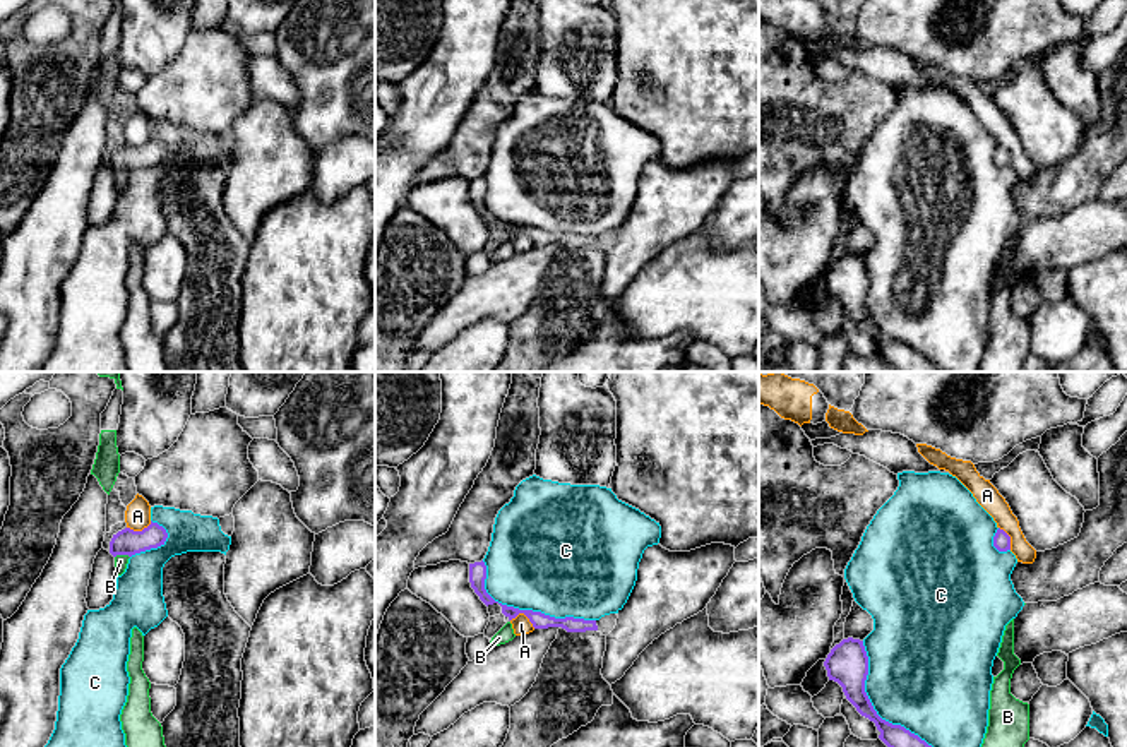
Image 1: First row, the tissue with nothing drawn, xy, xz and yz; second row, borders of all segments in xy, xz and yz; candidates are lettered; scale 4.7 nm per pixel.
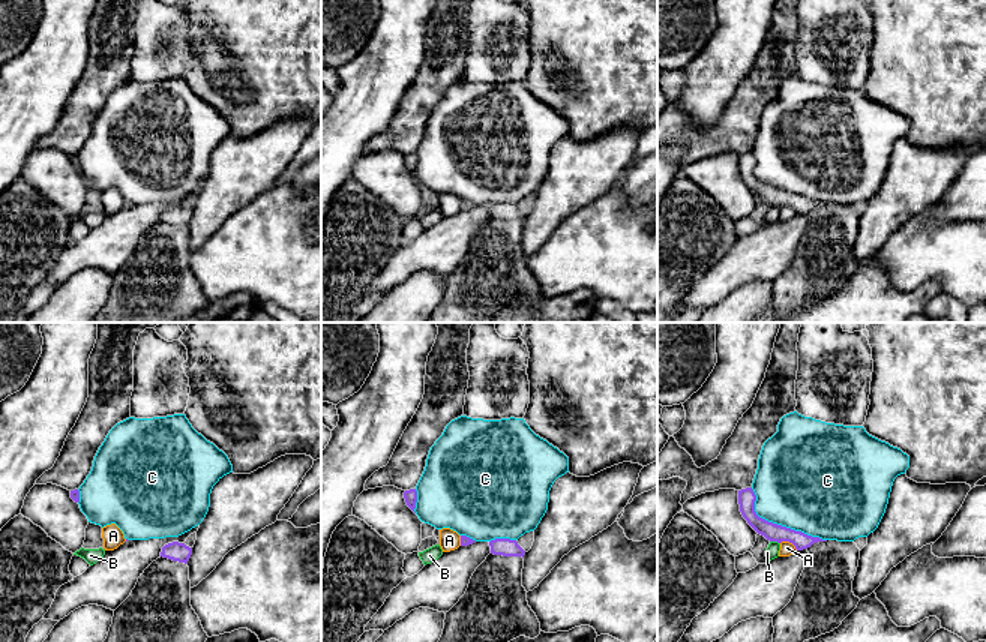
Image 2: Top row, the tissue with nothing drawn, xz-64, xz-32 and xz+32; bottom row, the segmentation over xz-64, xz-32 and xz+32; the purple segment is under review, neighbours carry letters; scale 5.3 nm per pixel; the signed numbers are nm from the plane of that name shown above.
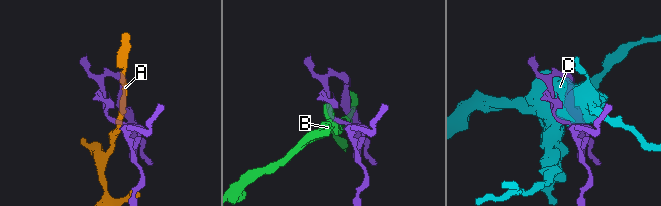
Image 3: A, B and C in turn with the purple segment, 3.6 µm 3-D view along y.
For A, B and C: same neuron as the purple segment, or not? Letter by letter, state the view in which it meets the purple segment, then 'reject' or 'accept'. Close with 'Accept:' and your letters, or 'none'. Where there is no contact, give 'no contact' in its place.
A: xz | reject
B: xy | reject
C: xz | reject
Accept: none

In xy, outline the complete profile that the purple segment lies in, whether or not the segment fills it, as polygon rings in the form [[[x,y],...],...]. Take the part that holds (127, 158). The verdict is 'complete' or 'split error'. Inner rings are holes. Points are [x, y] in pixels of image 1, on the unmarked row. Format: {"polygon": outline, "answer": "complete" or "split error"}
{"polygon": [[[152,137],[142,147],[134,147],[130,144],[125,144],[118,147],[116,151],[113,151],[110,158],[110,170],[113,173],[116,171],[132,173],[135,170],[164,161],[166,154],[168,154],[166,146]]], "answer": "complete"}

